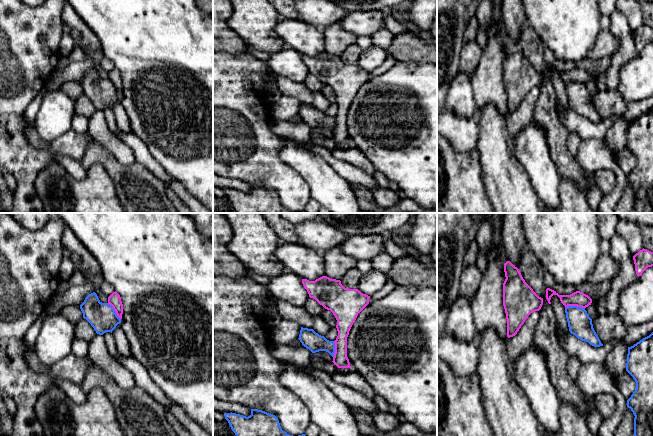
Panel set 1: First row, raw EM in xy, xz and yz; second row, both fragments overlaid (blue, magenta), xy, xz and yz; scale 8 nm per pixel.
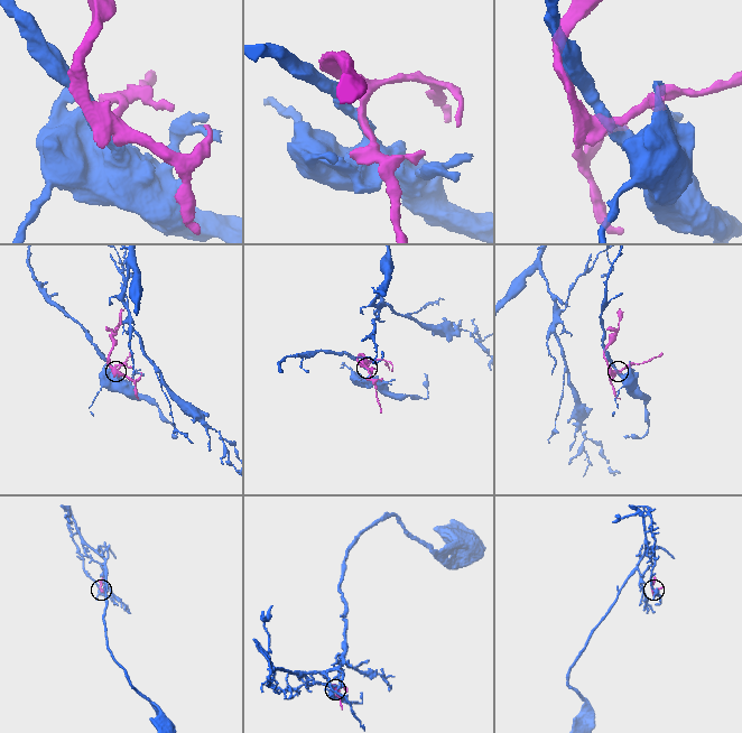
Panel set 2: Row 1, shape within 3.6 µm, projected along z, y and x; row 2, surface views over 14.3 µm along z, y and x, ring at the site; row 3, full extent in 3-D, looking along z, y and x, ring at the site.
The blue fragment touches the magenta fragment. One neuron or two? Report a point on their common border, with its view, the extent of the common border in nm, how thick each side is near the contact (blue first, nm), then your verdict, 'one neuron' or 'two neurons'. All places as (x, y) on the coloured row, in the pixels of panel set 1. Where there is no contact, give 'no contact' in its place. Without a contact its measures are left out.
yz (575, 306) | 160 nm | 190/120 nm | two neurons

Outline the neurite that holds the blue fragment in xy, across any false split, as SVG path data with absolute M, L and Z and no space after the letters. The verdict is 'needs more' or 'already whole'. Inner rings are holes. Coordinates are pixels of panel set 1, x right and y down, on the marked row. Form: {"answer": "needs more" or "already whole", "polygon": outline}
{"answer": "already whole", "polygon": "M95 292L89 294L80 305L83 318L94 328L97 334L111 332L121 323L113 307L102 303Z"}

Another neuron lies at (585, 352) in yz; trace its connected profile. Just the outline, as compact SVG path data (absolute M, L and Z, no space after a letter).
M556 333L556 336L559 344L568 355L576 356L581 363L605 362L608 351L603 346L594 347L571 333Z

